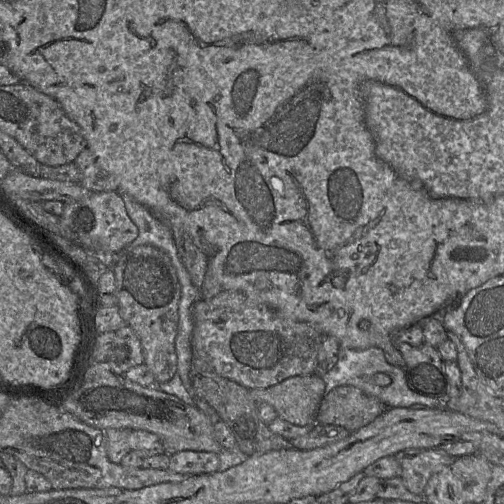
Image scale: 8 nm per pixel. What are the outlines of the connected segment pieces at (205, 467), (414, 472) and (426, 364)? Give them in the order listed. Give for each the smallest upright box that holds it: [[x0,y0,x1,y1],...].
[[168,450,219,476],[393,449,456,496],[397,343,451,405]]

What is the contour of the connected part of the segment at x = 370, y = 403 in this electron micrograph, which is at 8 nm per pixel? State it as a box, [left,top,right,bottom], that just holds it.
[316,386,387,432]

